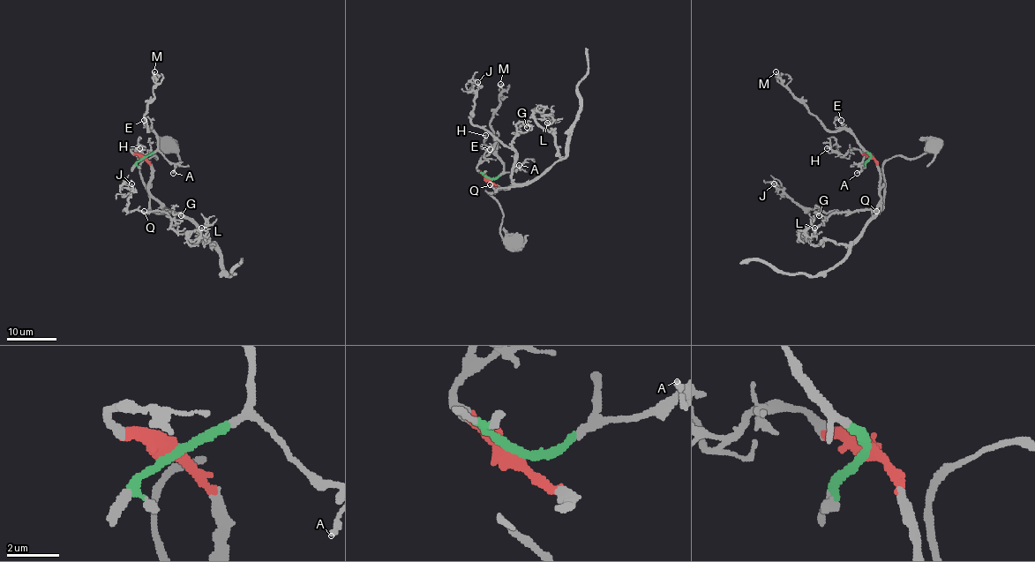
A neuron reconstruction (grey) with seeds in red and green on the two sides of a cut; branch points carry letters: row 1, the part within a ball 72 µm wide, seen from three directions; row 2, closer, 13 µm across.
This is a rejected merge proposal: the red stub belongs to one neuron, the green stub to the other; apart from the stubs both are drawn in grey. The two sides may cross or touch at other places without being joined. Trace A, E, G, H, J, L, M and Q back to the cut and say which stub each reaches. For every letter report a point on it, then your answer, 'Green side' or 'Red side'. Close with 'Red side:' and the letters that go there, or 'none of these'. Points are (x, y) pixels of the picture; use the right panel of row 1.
A: Place: (857, 173). Green side
E: Place: (841, 120). Green side
G: Place: (819, 215). Red side
H: Place: (827, 148). Red side
J: Place: (774, 183). Red side
L: Place: (814, 228). Red side
M: Place: (776, 71). Green side
Q: Place: (876, 211). Red side
Red side: G, H, J, L, Q

